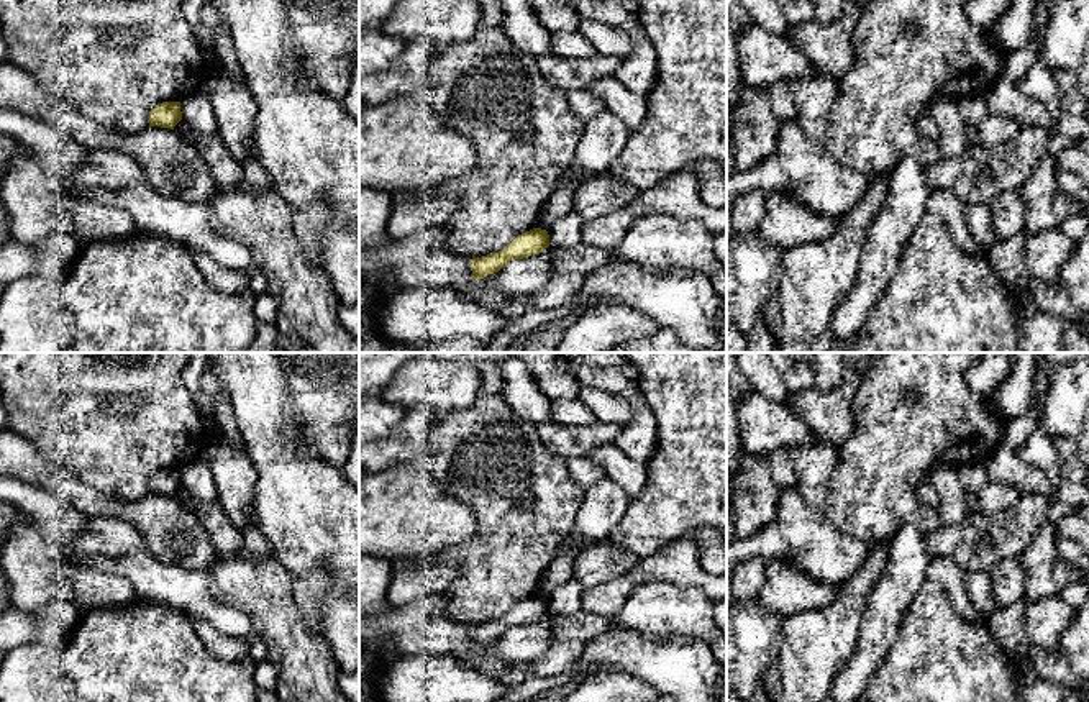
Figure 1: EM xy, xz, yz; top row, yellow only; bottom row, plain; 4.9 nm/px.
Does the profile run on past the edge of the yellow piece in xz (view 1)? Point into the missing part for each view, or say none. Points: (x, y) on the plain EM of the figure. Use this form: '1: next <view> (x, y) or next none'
1: next none

